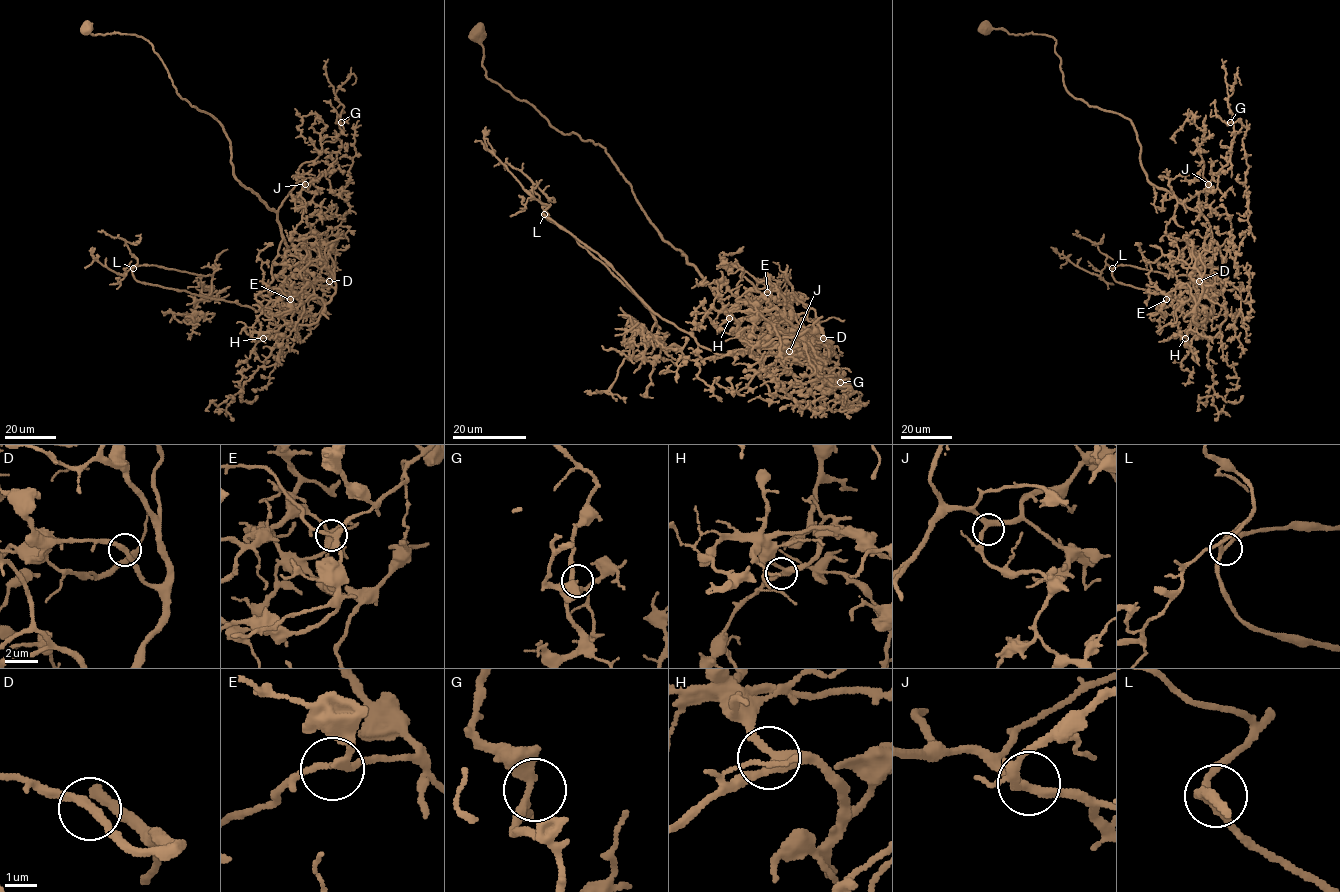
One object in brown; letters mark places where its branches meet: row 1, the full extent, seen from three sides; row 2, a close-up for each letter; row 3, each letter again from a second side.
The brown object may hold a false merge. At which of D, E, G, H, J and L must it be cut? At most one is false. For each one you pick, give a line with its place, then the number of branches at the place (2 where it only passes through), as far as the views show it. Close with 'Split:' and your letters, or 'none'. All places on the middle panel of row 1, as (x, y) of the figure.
D: at (823, 338); 2 branches meet
Split: D

